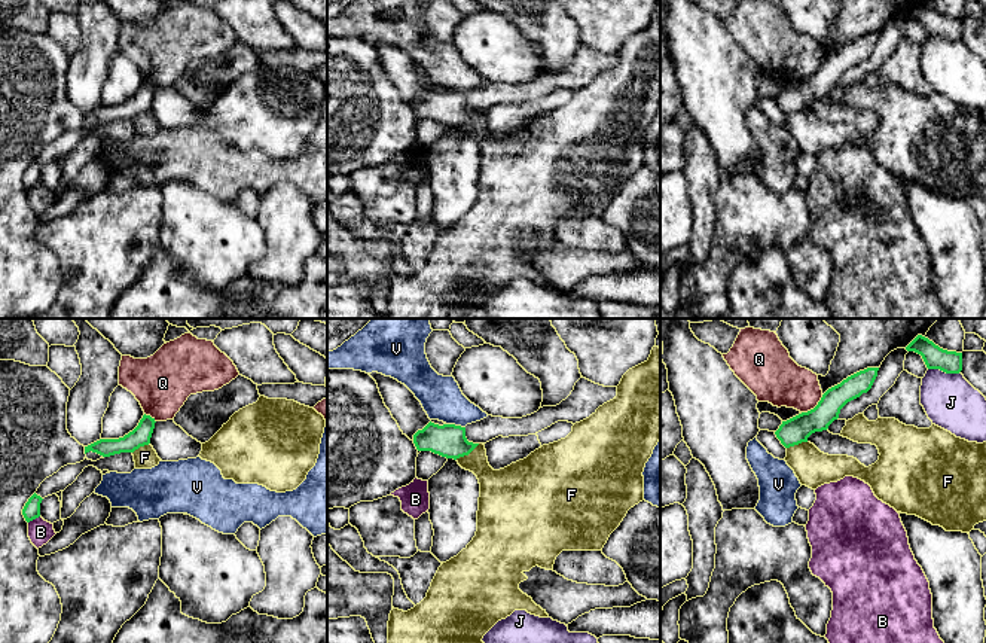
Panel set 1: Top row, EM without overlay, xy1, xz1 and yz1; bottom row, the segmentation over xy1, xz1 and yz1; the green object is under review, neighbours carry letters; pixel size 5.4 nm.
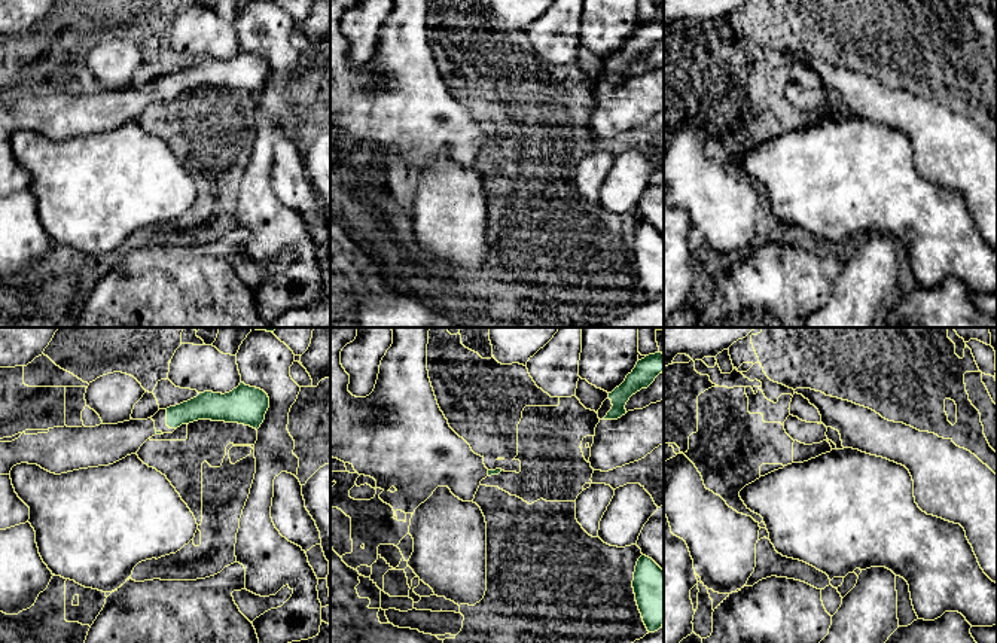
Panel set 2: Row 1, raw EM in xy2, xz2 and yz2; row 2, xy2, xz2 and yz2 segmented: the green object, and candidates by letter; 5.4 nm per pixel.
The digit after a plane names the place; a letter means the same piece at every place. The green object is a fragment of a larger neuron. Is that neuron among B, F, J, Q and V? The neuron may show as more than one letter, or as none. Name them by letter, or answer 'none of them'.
none of them

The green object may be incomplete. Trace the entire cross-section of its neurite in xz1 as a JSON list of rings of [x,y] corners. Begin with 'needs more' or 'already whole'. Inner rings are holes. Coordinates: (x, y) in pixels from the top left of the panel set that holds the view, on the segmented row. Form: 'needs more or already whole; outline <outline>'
already whole; outline [[[431,421],[413,435],[413,444],[418,451],[431,451],[454,460],[468,455],[479,445],[467,441],[465,427]]]

